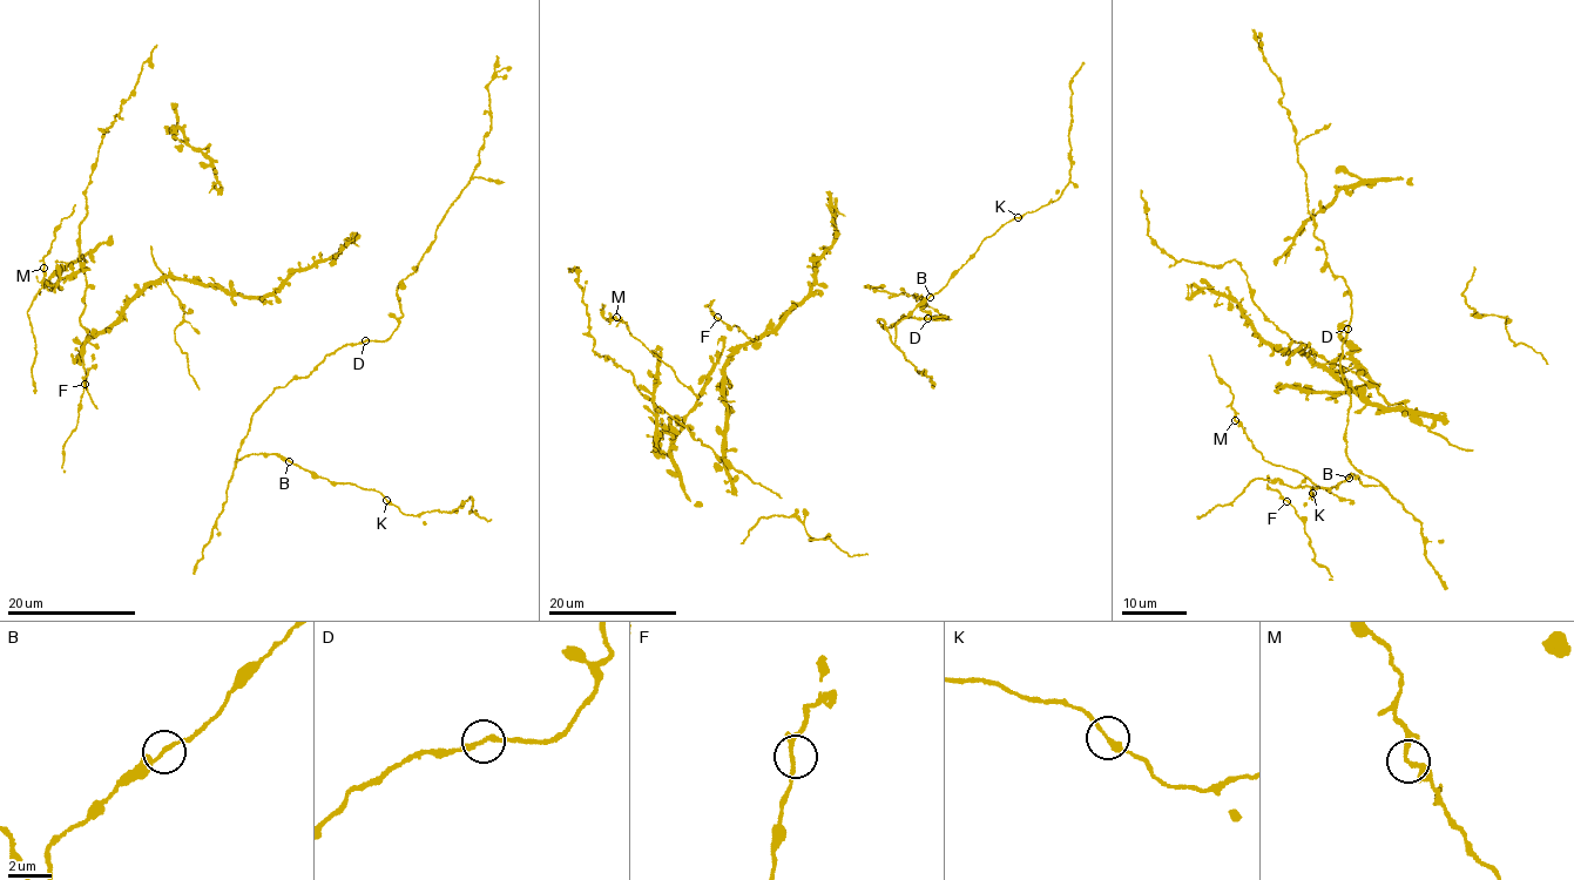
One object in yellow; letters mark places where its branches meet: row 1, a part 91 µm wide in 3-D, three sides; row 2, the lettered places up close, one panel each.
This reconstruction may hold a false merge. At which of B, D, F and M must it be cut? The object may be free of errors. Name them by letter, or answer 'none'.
none

